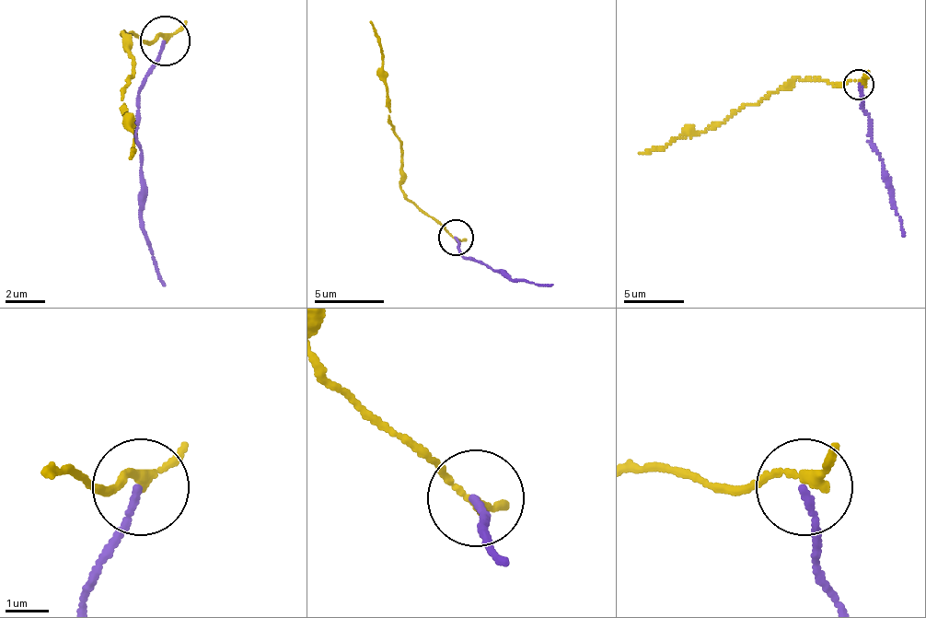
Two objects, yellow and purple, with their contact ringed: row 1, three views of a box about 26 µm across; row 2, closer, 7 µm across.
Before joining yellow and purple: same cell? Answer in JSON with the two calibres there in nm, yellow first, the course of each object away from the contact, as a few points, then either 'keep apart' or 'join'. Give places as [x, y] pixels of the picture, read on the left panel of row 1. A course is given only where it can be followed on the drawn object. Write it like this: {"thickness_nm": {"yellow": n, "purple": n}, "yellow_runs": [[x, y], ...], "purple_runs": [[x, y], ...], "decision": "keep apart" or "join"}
{"thickness_nm": {"yellow": 190, "purple": 150}, "yellow_runs": [[163, 40], [121, 36], [136, 66], [121, 106], [133, 122], [131, 157]], "purple_runs": [[163, 40], [139, 94], [137, 144], [141, 154], [144, 233], [166, 287]], "decision": "keep apart"}

